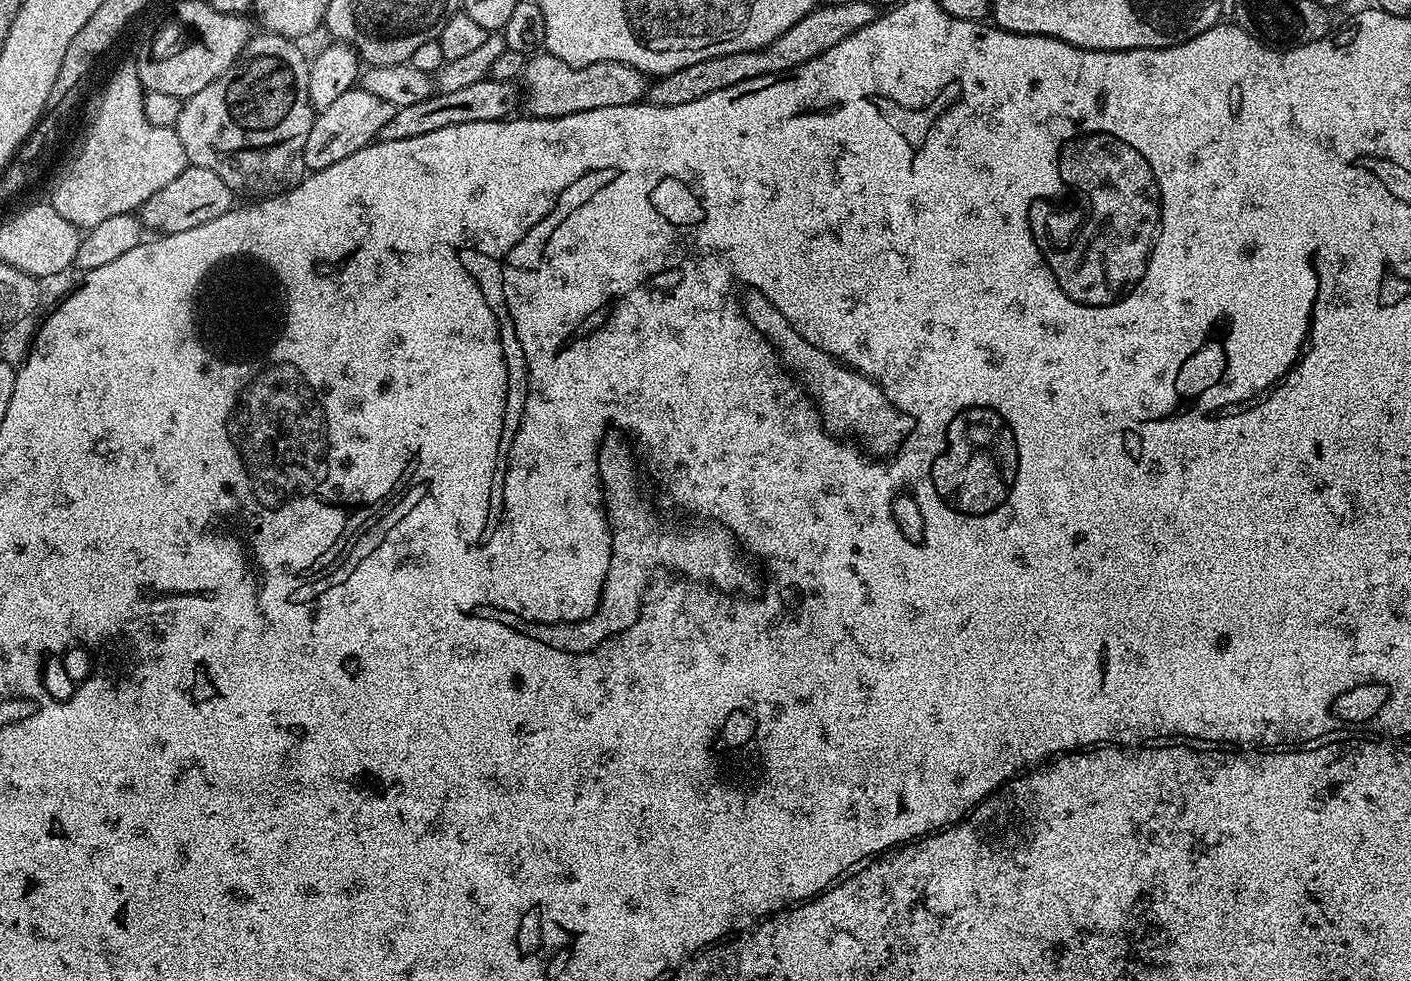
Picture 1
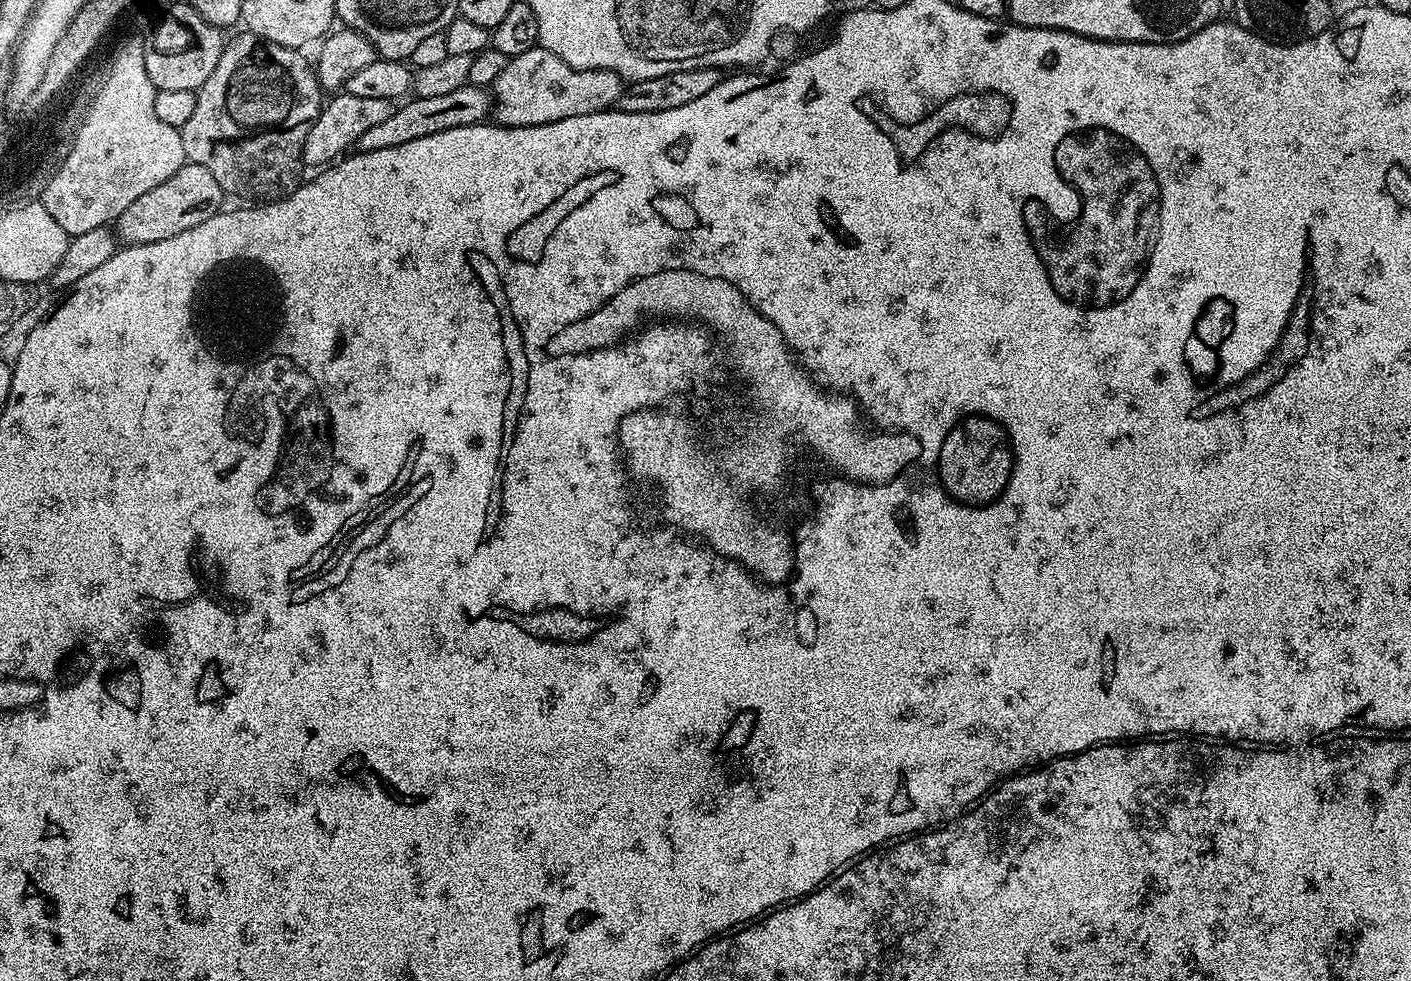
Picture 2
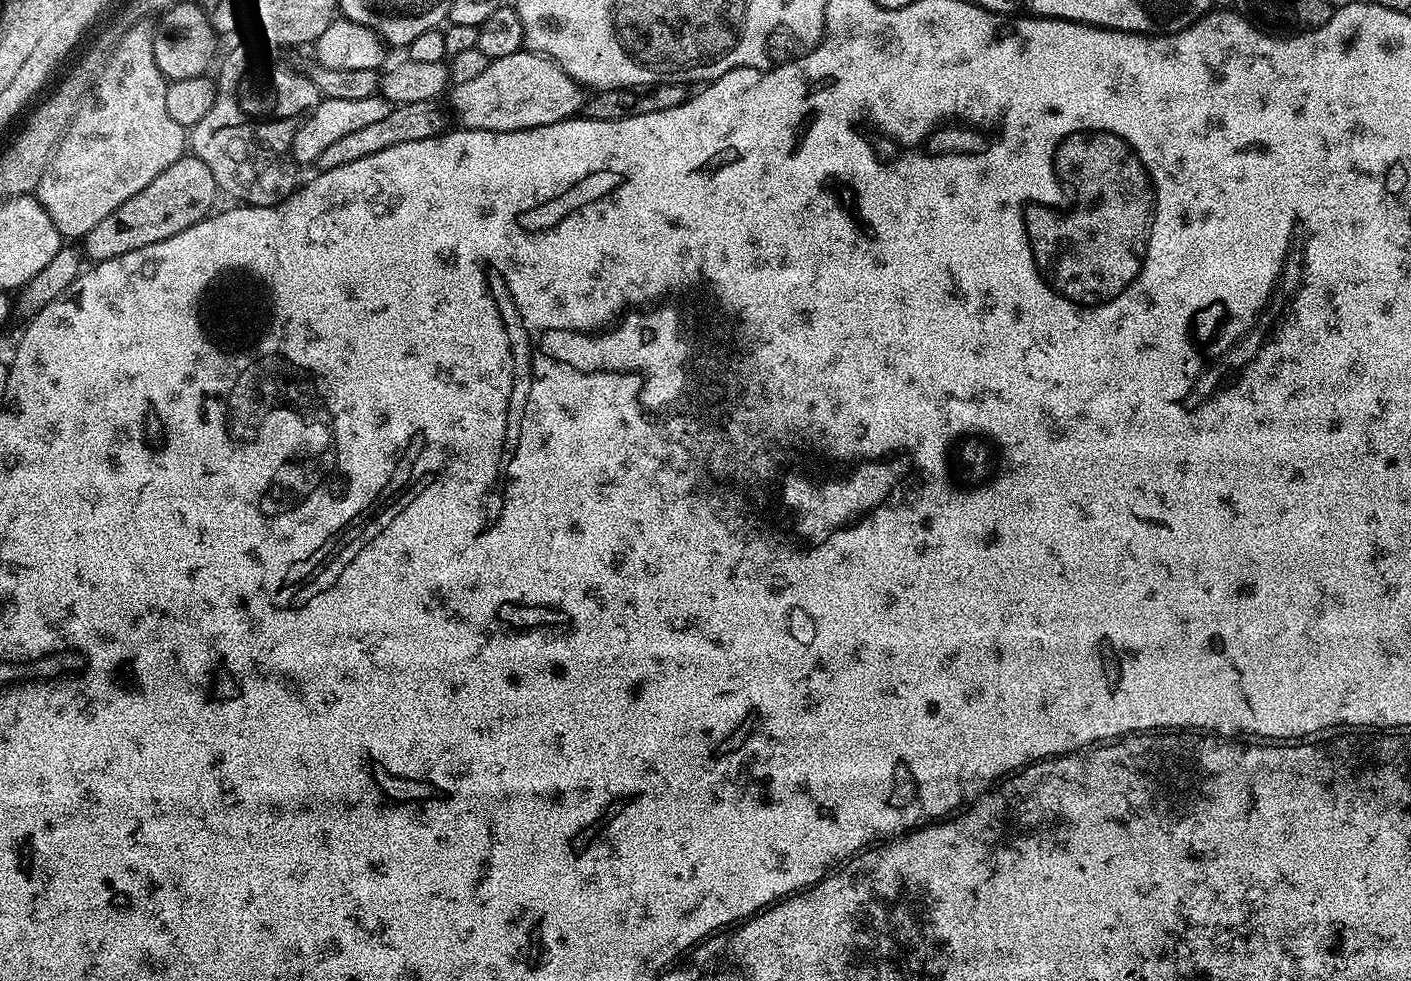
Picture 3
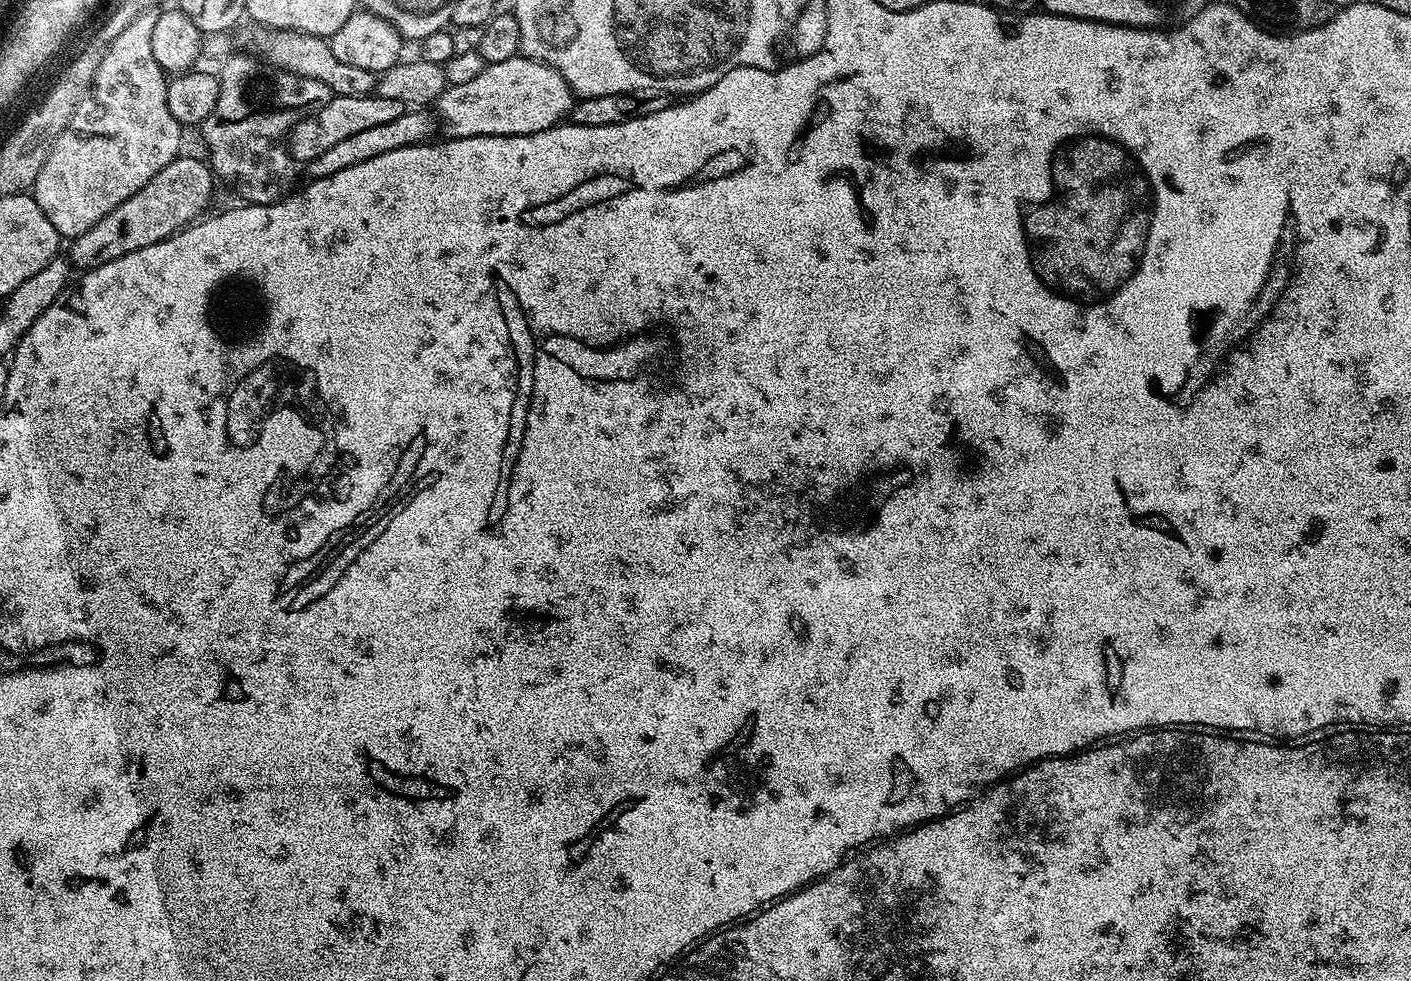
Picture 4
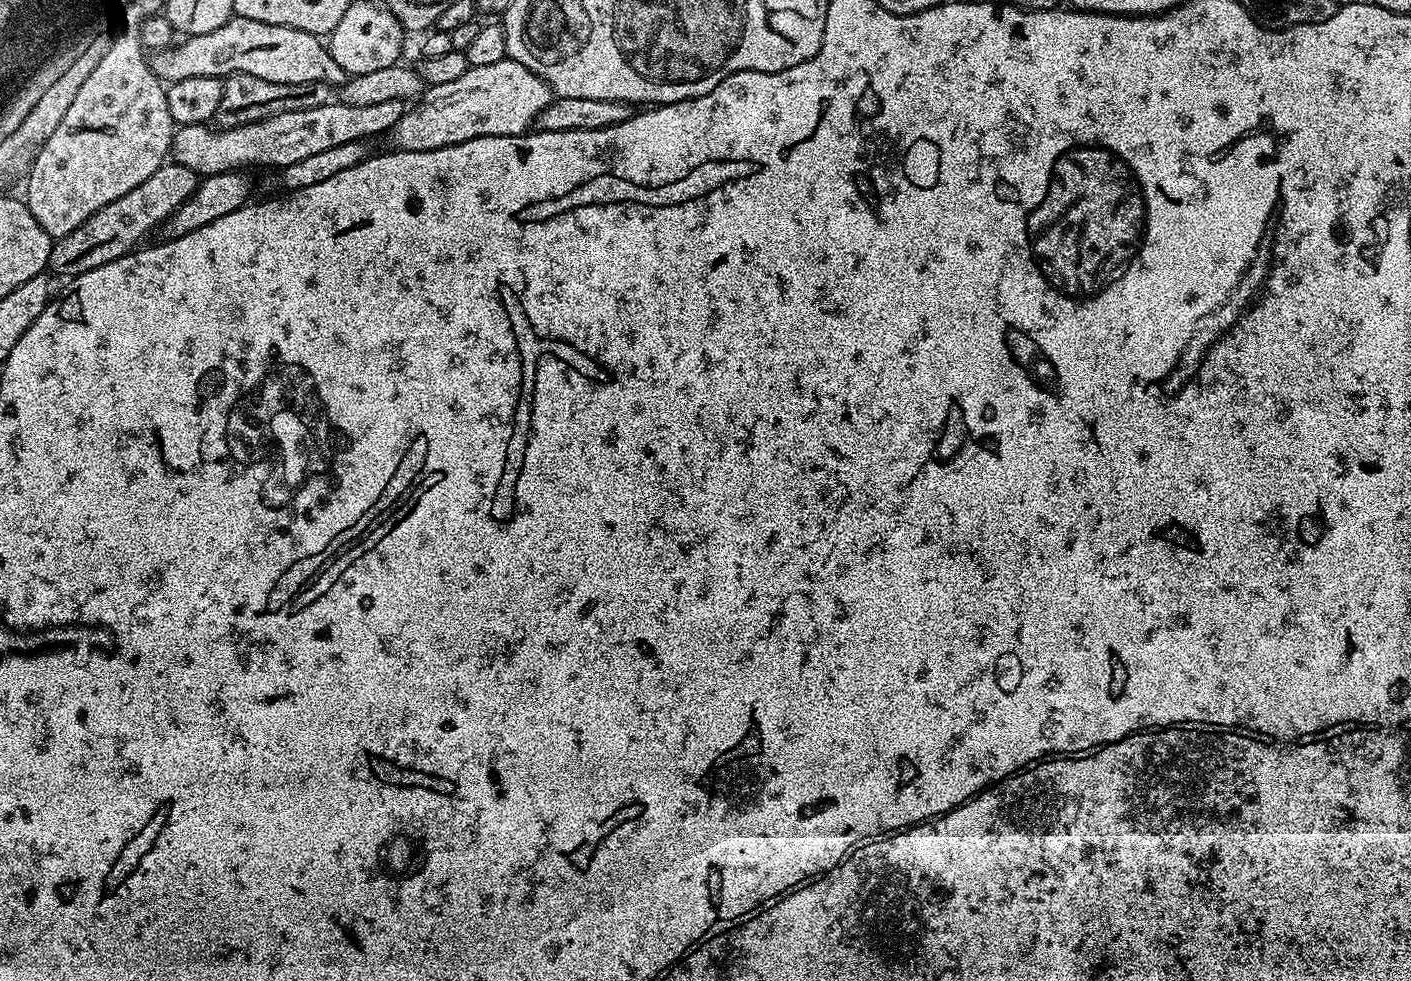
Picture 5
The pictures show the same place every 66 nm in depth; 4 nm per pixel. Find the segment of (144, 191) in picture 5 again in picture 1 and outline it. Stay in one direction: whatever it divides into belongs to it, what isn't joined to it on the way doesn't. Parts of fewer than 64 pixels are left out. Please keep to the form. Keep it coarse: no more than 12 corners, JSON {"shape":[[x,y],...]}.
{"shape":[[187,167],[138,209],[156,234],[194,230],[234,207],[218,174]]}

